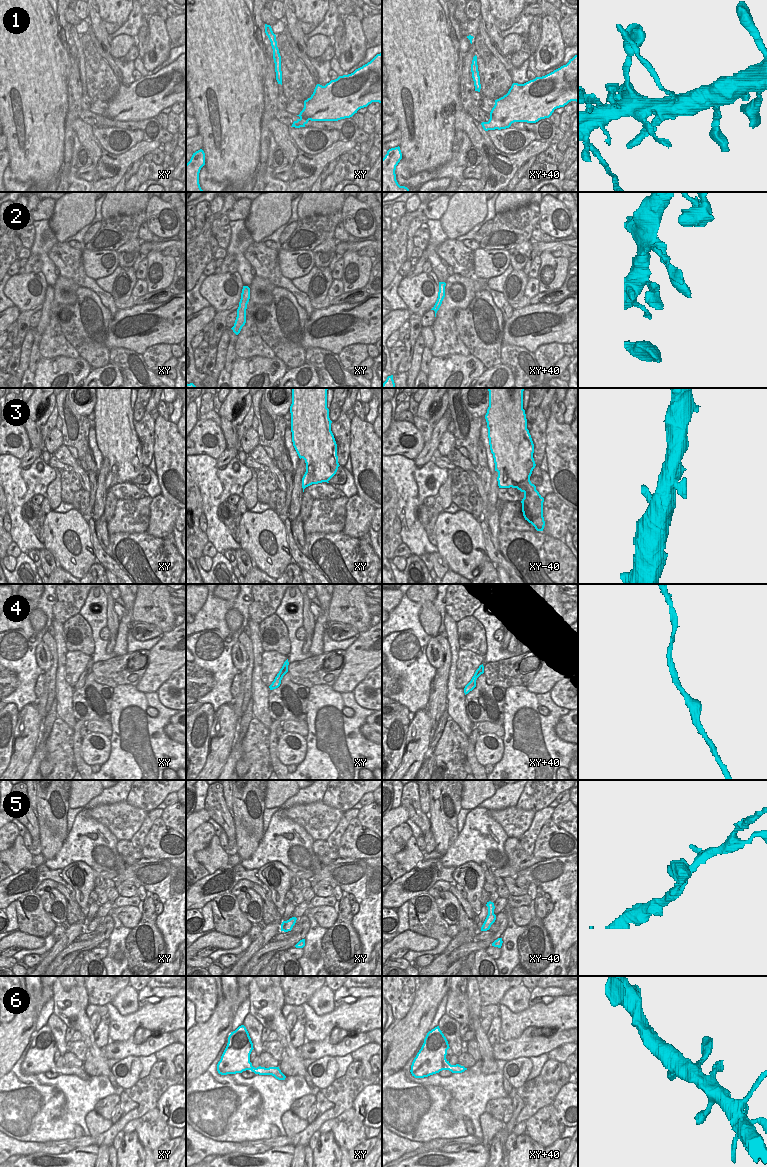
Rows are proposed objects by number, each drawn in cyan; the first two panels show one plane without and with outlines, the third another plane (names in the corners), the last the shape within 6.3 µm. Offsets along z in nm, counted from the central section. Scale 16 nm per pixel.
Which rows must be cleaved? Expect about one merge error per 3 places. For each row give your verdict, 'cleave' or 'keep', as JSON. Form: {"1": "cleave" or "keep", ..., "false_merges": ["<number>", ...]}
{"1": "cleave", "2": "keep", "3": "keep", "4": "keep", "5": "keep", "6": "keep", "false_merges": ["1"]}

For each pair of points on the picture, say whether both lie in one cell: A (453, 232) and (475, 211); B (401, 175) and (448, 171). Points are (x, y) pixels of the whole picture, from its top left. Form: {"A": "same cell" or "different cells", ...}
{"A": "same cell", "B": "same cell"}

